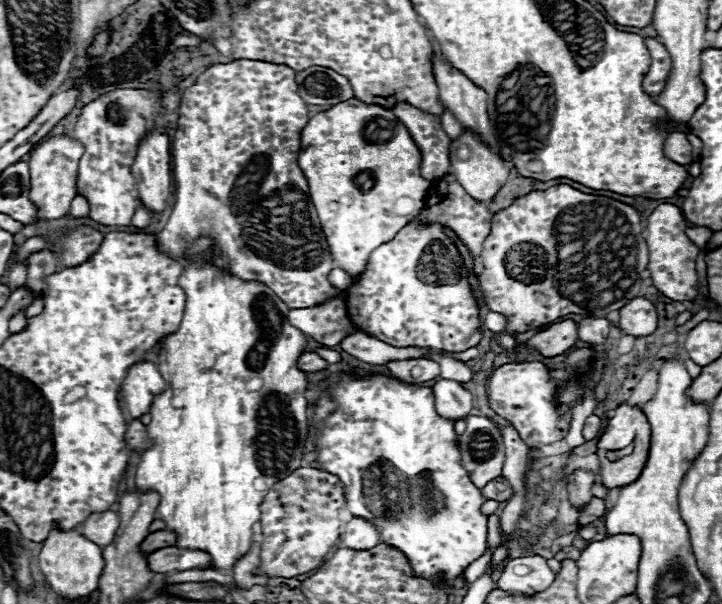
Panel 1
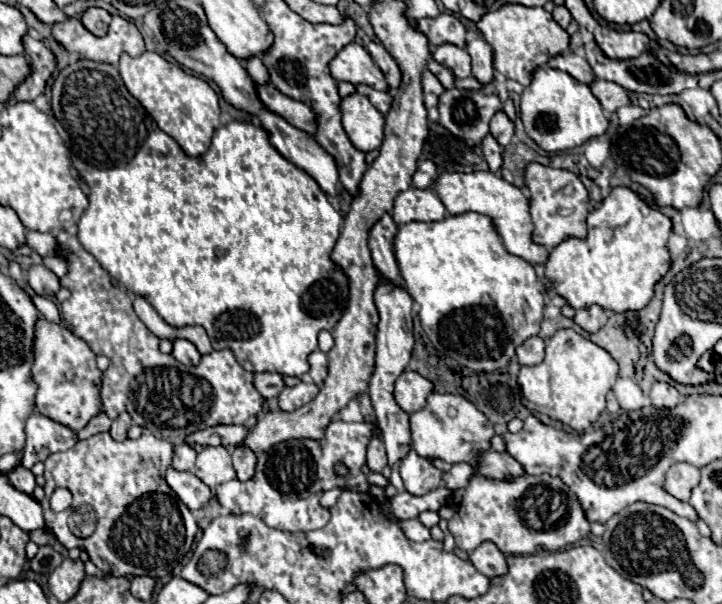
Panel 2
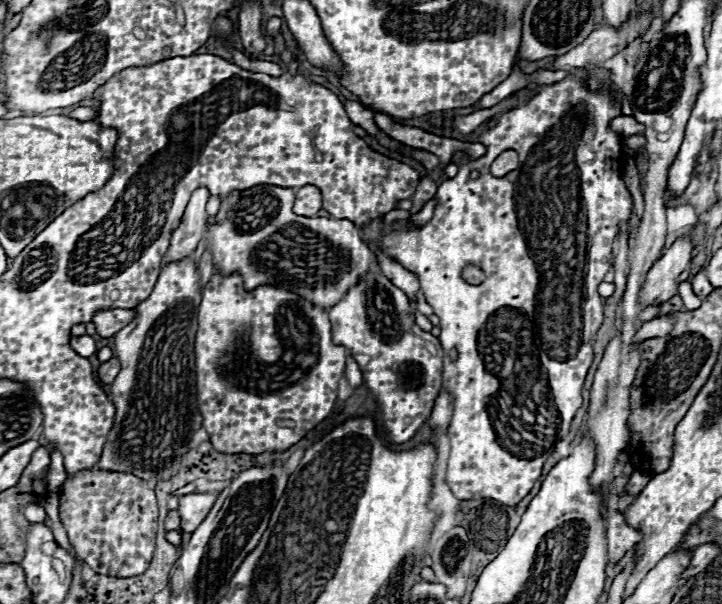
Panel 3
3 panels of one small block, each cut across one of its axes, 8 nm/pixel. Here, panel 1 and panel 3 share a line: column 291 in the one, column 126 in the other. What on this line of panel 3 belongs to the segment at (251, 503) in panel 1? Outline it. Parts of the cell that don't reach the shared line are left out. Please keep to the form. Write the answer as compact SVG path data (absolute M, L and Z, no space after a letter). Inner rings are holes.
M182 258L178 262L168 262L160 270L160 278L152 294L142 300L134 310L134 318L122 330L114 334L112 352L120 360L120 372L110 384L110 396L116 406L112 430L106 436L102 456L96 470L126 472L142 480L156 478L158 482L170 480L178 470L178 458L188 452L188 442L196 430L202 428L202 416L198 412L196 396L196 362L194 362L194 336L198 330L198 308L202 302L200 274L196 274L194 260Z

